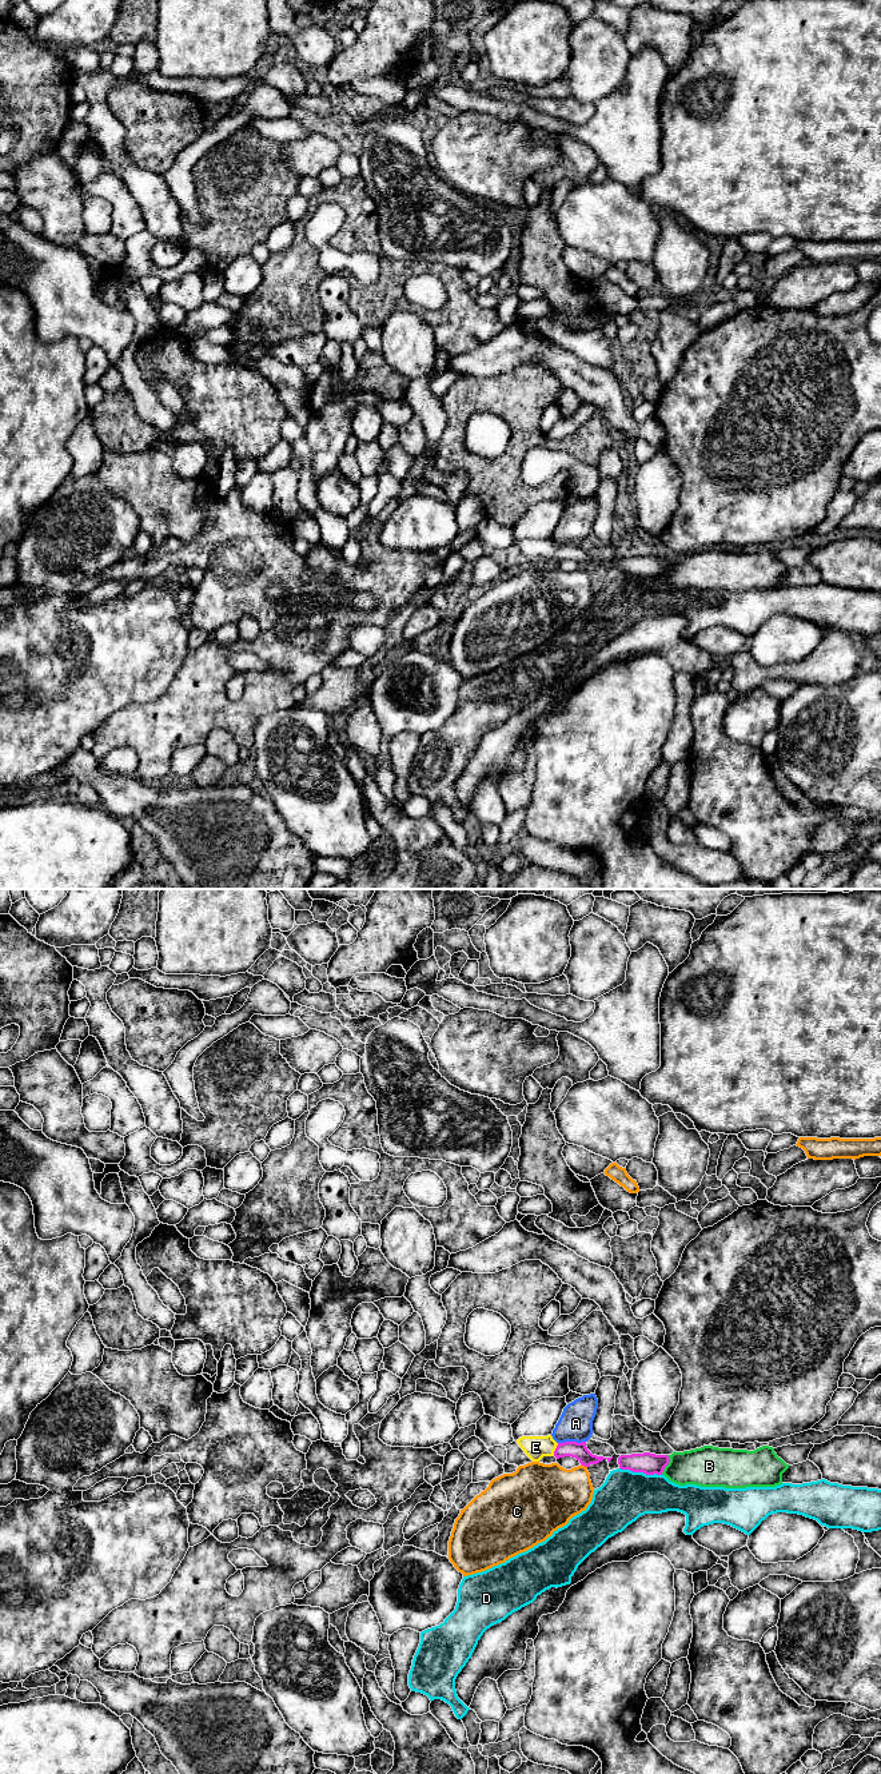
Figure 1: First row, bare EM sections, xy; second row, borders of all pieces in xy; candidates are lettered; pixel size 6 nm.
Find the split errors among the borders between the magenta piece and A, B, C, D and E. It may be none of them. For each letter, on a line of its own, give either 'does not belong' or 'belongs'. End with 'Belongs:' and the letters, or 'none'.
A: does not belong
B: does not belong
C: does not belong
D: does not belong
E: belongs
Belongs: E

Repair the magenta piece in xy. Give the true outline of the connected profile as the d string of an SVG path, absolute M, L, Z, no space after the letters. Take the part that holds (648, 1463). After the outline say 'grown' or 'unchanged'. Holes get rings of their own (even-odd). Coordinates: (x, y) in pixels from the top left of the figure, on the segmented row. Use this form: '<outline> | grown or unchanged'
M650 1452L621 1455L618 1464L621 1470L630 1470L633 1472L643 1472L646 1475L662 1475L670 1459L667 1455L655 1455Z | unchanged

